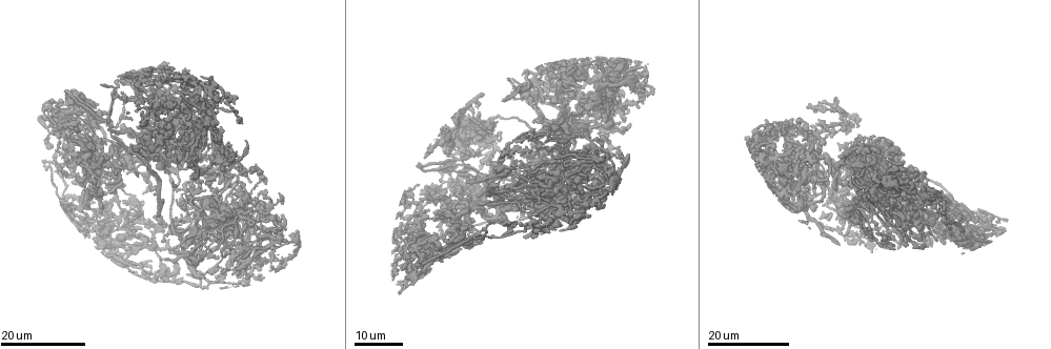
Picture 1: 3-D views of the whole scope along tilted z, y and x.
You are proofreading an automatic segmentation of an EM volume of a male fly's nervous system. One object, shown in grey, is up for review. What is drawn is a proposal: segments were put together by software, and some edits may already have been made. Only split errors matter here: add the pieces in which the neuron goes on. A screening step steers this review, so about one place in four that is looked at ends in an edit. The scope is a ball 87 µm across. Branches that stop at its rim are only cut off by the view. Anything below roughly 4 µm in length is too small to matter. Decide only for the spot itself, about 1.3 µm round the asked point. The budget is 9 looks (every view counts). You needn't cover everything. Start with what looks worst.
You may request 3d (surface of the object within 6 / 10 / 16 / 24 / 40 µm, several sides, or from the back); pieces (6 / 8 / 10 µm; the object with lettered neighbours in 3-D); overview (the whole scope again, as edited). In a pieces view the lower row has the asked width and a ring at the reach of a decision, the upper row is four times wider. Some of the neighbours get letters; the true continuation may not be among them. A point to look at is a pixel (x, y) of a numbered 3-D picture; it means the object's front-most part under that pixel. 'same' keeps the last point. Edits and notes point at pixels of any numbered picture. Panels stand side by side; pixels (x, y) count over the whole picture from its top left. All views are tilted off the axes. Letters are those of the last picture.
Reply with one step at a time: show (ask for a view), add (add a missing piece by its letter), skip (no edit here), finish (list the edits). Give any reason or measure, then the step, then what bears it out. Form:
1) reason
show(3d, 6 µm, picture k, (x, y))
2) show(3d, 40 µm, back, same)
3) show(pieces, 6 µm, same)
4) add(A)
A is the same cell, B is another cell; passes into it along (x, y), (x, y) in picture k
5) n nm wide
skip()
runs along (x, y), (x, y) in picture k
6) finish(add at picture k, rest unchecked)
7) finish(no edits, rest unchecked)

an open end
show(3d, 24 µm, picture 1, (182, 190))

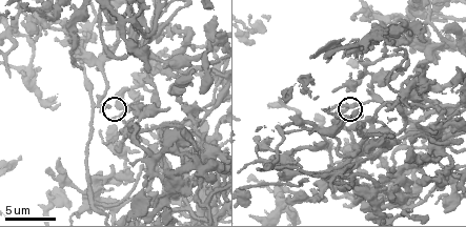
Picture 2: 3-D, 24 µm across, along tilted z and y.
show(pieces, 10 µm, picture 2, (110, 107))

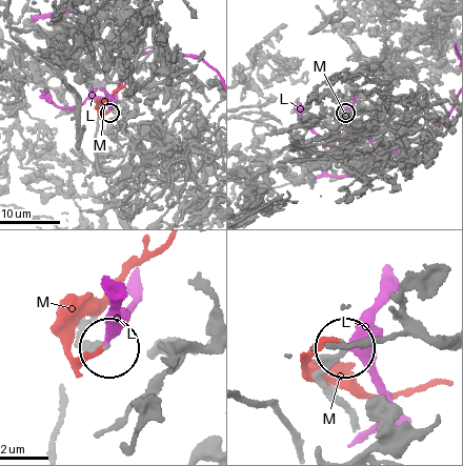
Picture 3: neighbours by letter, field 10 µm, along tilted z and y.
210 nm wide
add(M)
M is the same cell, L is another cell; passes into it along (92, 321), (103, 347), (74, 357), (71, 328), (159, 249) in picture 3; it goes on there

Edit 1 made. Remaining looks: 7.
show(3d, 16 µm, picture 1, (479, 204))

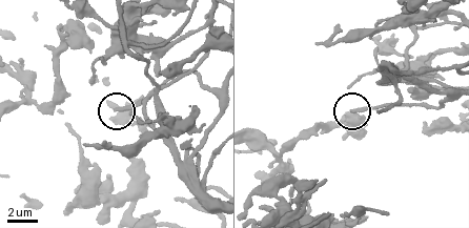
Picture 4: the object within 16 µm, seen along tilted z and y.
show(3d, 6 µm, picture 4, (114, 110))

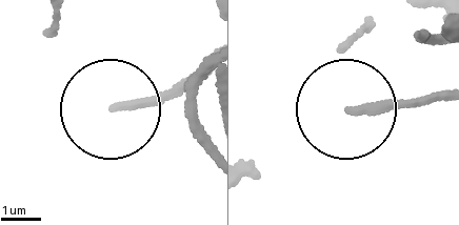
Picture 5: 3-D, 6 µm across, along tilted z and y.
show(pieces, 8 µm, picture 5, (350, 111))

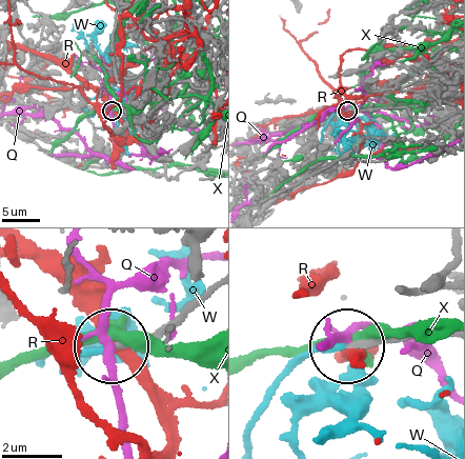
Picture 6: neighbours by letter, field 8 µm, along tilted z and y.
add(W)
W is the same cell, Q, R and X are other cells; the neuron continues

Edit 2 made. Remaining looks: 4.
an open end
show(pieces, 10 µm, picture 2, (144, 82))

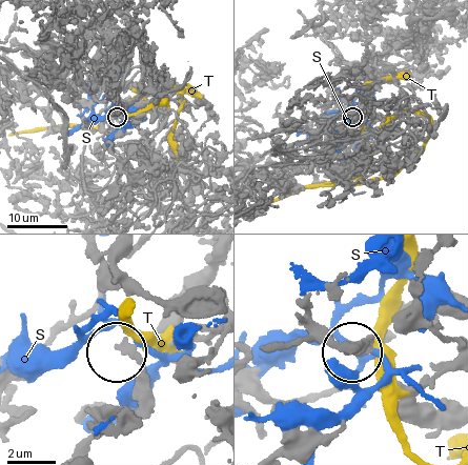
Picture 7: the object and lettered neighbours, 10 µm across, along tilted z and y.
270 nm wide
skip()
S and T are other cells; no lettered piece goes on from it

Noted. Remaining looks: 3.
branch stops here
show(3d, 16 µm, picture 1, (157, 255))

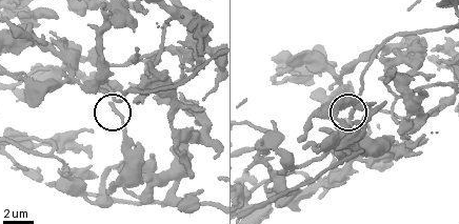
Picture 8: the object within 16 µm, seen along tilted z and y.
show(pieces, 10 µm, picture 8, (110, 103))

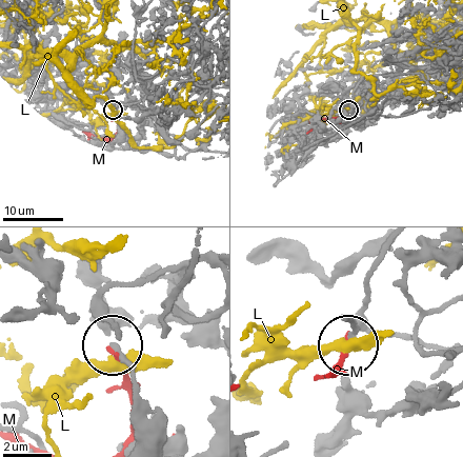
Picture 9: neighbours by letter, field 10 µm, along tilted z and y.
skip()
L and M are other cells; no lettered piece goes on from it

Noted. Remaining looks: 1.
finish(add at picture 3, add at picture 6, rest unchecked)

